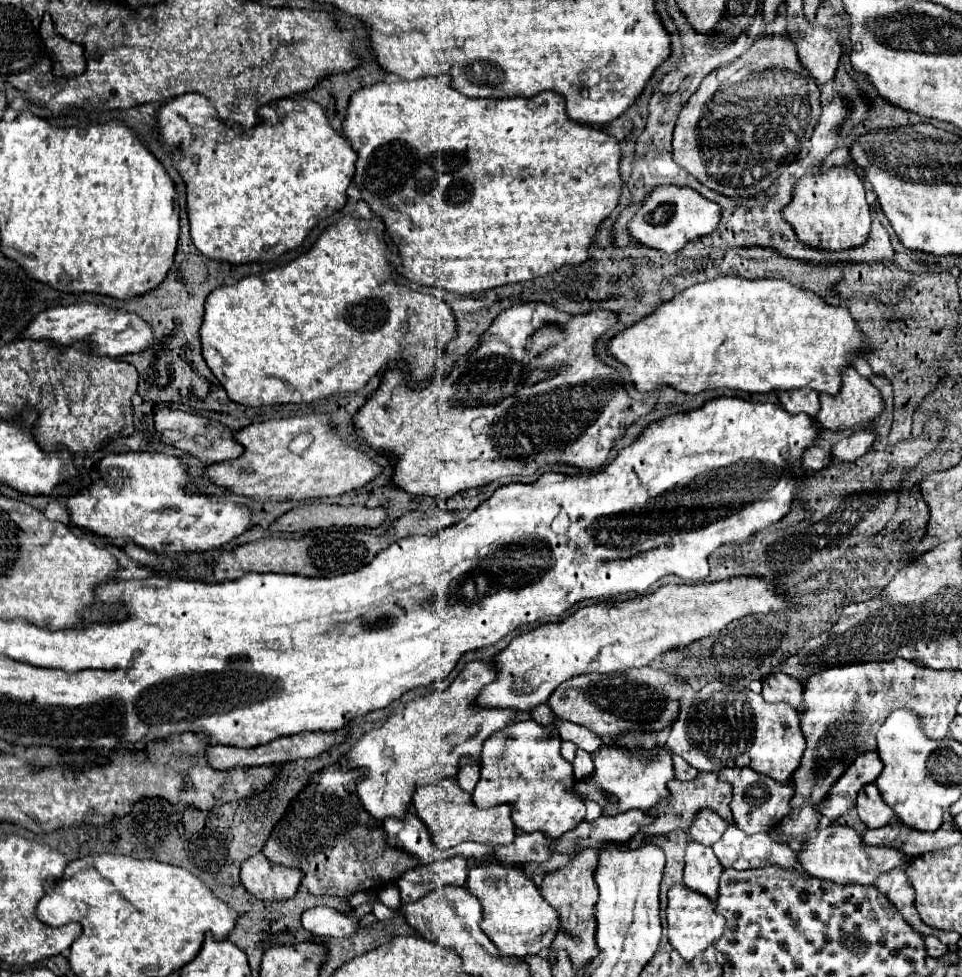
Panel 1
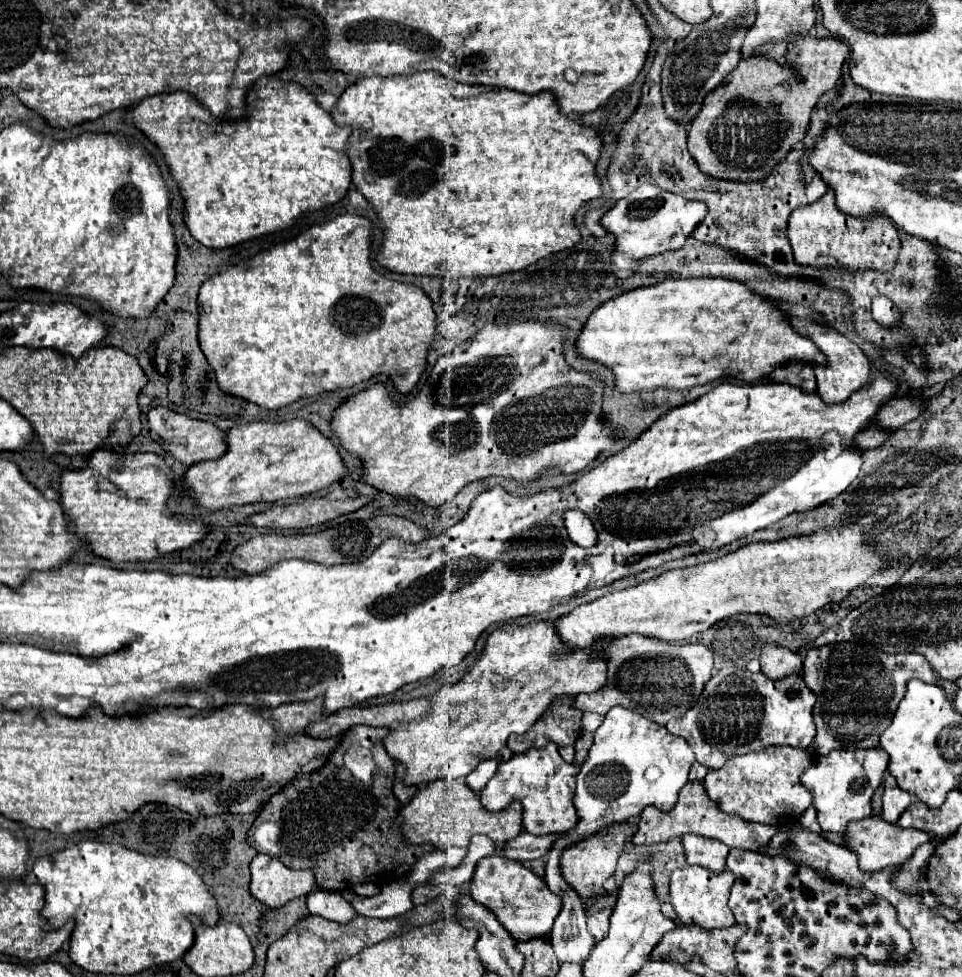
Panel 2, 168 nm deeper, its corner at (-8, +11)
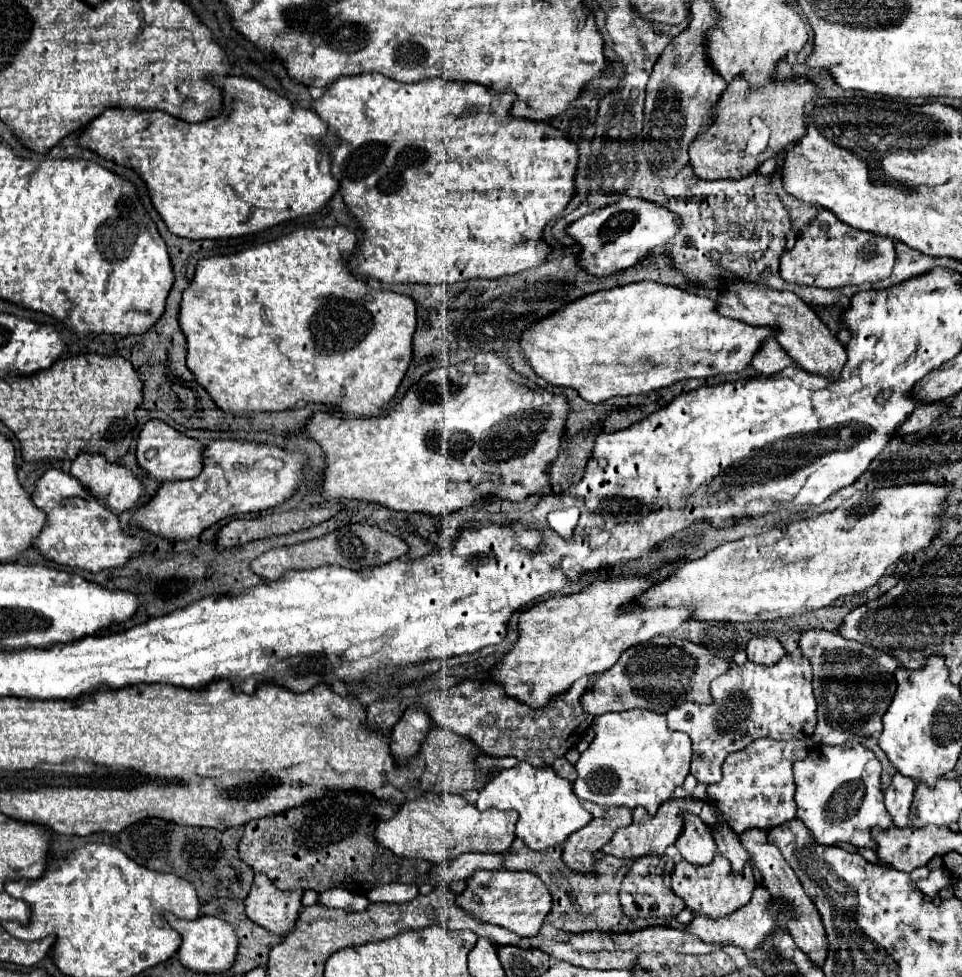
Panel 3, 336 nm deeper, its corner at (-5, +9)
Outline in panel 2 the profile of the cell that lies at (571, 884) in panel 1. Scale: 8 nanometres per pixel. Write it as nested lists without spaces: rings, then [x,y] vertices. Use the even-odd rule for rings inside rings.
[[[621,824],[621,830],[617,830],[617,826],[611,826],[609,830],[603,830],[597,836],[591,836],[587,840],[577,842],[577,844],[563,850],[563,854],[561,854],[561,876],[565,878],[565,882],[569,882],[569,886],[573,886],[573,890],[585,900],[585,904],[597,896],[607,894],[603,884],[613,876],[617,858],[623,852],[625,842],[631,838],[631,834],[627,830],[629,830],[629,824]],[[623,832],[625,832],[625,836],[621,836]],[[617,838],[621,838],[621,840],[617,840]]]

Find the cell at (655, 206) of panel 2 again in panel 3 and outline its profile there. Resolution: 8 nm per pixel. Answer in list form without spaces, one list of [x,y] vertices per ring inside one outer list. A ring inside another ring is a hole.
[[[622,196],[618,202],[582,216],[566,228],[566,234],[574,240],[574,246],[578,246],[580,250],[578,264],[588,274],[598,278],[612,276],[630,266],[636,266],[638,262],[650,256],[650,250],[670,242],[676,236],[676,232],[678,218],[672,212],[654,202],[628,196]]]

